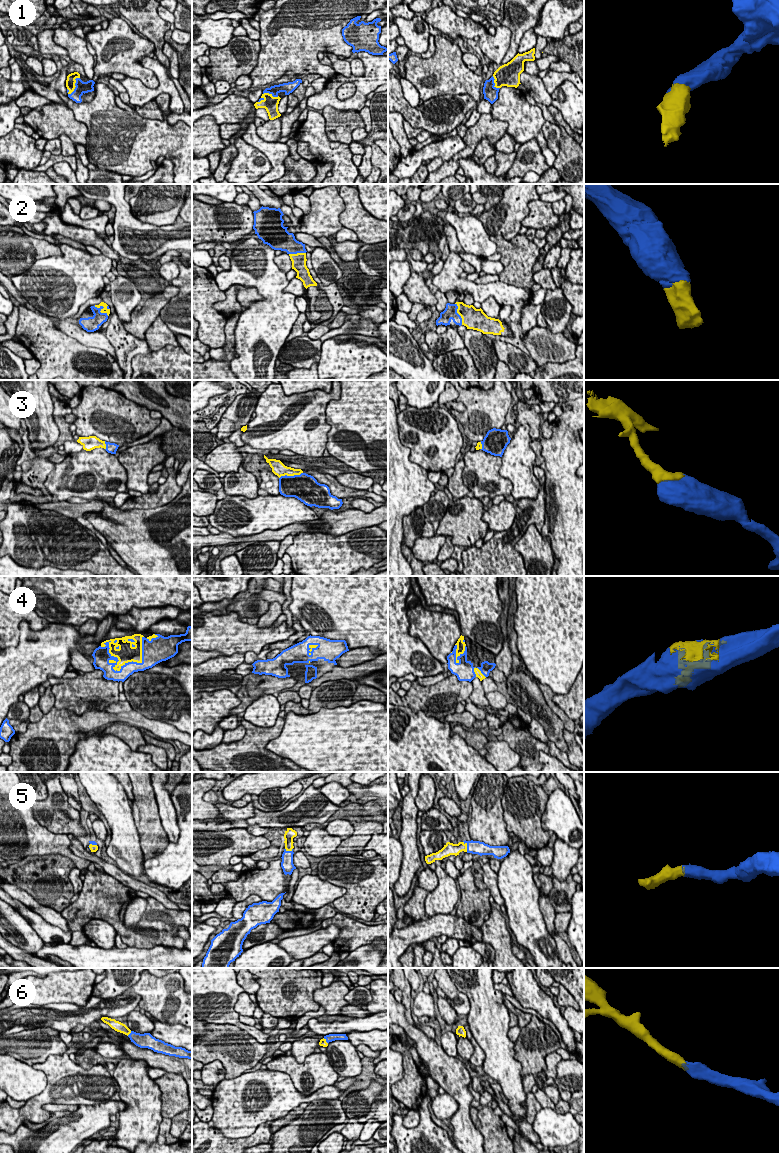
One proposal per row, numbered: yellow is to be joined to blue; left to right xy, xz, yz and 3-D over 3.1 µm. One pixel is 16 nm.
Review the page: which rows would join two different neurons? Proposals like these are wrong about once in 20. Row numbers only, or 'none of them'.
none of them

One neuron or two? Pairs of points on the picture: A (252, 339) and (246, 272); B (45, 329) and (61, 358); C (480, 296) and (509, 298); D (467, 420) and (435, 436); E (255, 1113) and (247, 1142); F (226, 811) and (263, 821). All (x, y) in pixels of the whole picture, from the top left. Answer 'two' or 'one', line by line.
A: one
B: one
C: one
D: two
E: two
F: two

